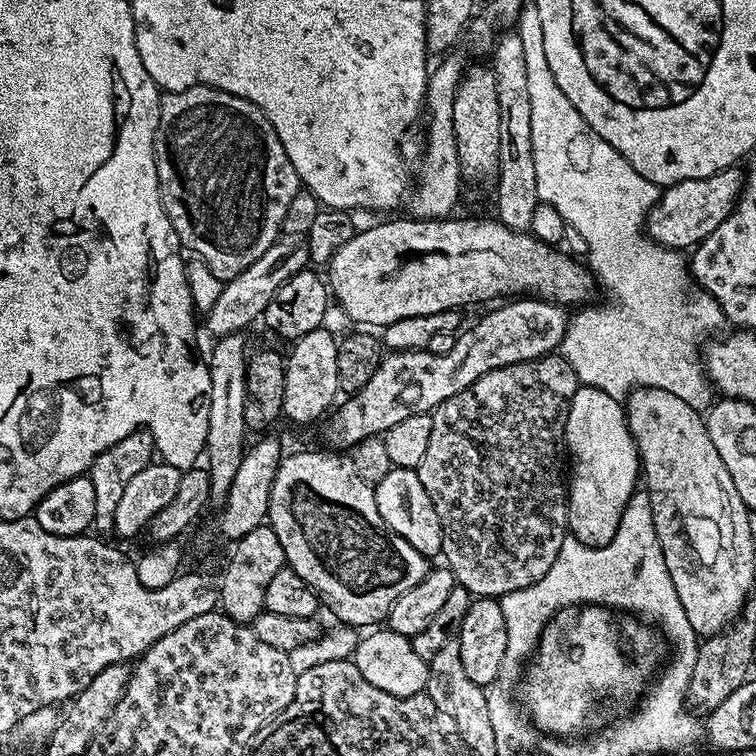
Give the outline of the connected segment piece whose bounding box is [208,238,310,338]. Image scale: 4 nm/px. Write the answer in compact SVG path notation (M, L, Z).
M281 238L277 240L275 244L270 246L270 250L266 250L266 254L262 254L262 258L258 258L258 262L254 262L249 268L242 270L242 274L238 274L233 280L227 281L221 287L224 289L217 294L216 301L213 302L212 309L208 312L208 328L213 332L213 337L240 334L245 331L243 328L250 327L255 320L257 323L263 317L266 306L270 306L270 298L274 298L274 294L278 294L278 290L282 290L282 286L286 282L290 282L290 278L294 278L294 274L309 267L309 264L307 247L299 239Z

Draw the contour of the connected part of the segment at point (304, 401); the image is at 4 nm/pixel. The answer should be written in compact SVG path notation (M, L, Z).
M321 326L310 330L310 334L291 345L292 353L287 353L284 366L285 397L282 398L284 420L293 420L296 424L312 424L320 419L323 421L337 403L336 396L341 395L338 382L338 340L326 329Z

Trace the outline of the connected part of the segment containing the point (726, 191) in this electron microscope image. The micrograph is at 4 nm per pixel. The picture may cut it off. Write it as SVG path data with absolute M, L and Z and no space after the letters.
M733 166L718 174L710 174L710 178L694 178L686 182L667 185L661 191L656 204L648 211L646 231L648 237L667 248L692 250L700 241L705 240L722 222L726 222L740 192L744 189L745 173Z

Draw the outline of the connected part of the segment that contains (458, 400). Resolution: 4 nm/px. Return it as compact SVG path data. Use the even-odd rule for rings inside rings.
M559 354L539 356L536 360L518 362L510 366L502 366L498 370L490 370L490 374L482 374L478 382L474 382L466 390L454 394L454 398L446 398L431 413L432 429L430 443L426 446L426 454L415 469L422 486L426 486L426 494L430 494L430 502L434 502L434 510L438 510L438 522L442 526L442 560L452 571L457 585L472 593L476 598L501 598L512 591L534 586L554 565L558 552L562 548L568 530L568 490L566 487L566 445L564 443L564 427L568 417L568 404L576 393L578 381L570 362Z

